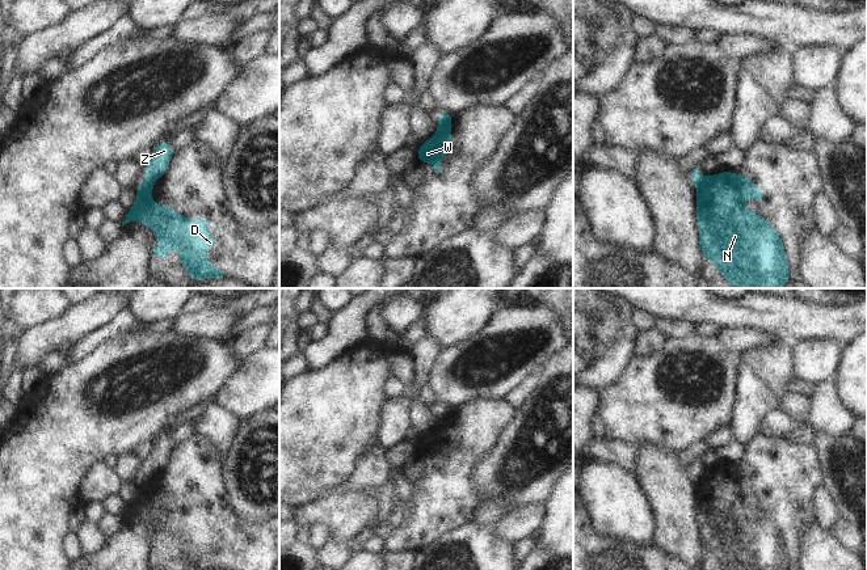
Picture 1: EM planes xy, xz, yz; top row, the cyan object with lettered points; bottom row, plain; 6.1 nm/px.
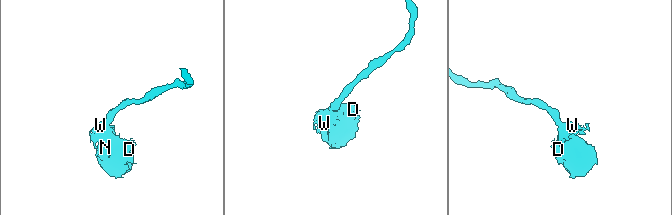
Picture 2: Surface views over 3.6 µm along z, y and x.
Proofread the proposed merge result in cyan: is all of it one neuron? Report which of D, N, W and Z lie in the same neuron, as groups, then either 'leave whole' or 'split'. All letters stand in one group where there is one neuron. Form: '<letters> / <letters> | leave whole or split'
D N W / Z | split

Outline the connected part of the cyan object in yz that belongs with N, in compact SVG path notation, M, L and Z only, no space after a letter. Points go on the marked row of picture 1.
M735 172L696 180L702 258L710 258L732 288L782 288L791 278L778 231L744 204L745 198L765 203L763 191Z

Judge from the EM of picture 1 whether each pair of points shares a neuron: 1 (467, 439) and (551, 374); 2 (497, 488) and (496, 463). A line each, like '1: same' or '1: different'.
1: different
2: same

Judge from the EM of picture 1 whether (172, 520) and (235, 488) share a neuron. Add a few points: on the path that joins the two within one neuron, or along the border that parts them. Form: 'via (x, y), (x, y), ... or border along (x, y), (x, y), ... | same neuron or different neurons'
border along (219, 461), (227, 499), (232, 509), (243, 518) | different neurons

